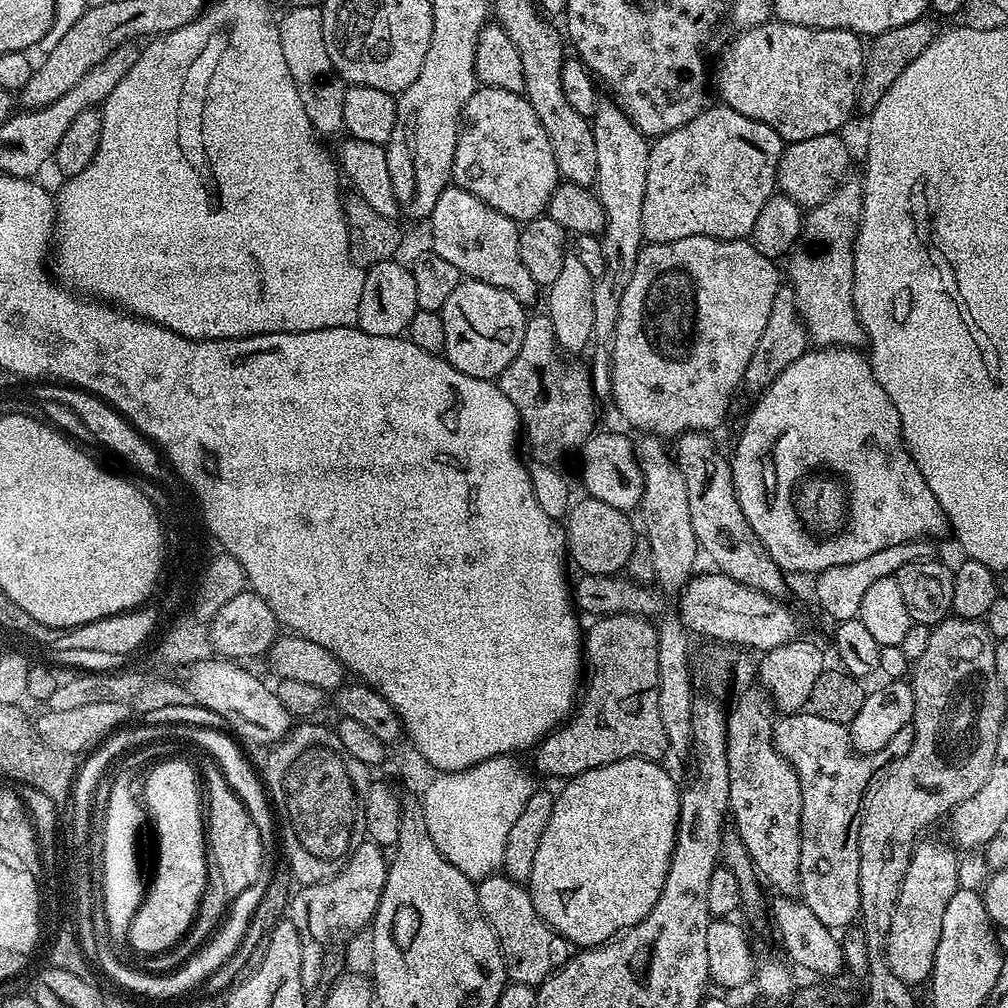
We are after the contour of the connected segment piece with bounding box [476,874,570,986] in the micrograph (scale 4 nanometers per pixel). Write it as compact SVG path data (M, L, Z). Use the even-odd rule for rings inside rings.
M493 874L476 884L480 909L490 922L504 955L508 978L514 984L539 986L570 959L569 941L556 932L537 912L527 887L505 874Z

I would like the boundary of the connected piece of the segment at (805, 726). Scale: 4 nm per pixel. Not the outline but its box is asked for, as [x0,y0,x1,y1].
[770,710,892,828]

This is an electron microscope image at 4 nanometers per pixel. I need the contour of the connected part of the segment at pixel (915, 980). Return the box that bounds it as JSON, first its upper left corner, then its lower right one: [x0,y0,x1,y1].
[886,840,958,986]

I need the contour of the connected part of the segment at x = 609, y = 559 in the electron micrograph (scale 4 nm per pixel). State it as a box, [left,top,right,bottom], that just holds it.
[564,496,634,575]

